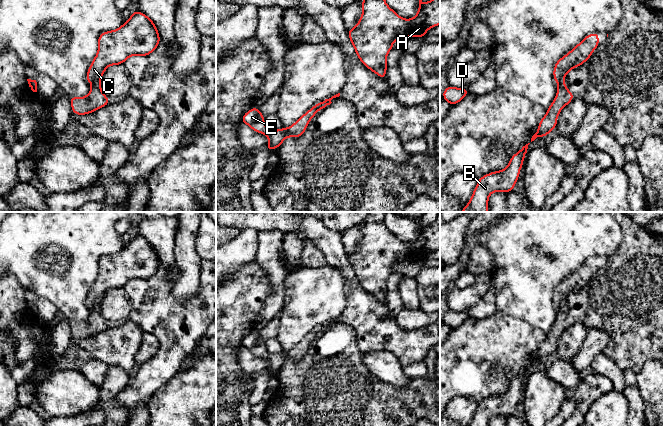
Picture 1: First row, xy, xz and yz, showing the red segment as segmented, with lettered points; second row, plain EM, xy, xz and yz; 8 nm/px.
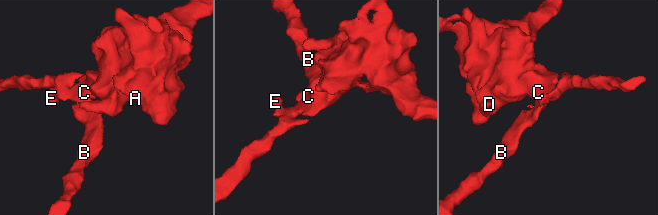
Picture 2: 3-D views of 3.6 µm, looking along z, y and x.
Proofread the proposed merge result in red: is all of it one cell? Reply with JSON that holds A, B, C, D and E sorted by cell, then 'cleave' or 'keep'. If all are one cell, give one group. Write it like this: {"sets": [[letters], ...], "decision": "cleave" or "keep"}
{"sets": [["A", "C", "D", "E"], ["B"]], "decision": "cleave"}

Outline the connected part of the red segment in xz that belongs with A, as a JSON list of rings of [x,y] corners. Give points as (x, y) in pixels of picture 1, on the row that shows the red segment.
[[[363,0],[361,8],[362,16],[353,29],[347,29],[348,37],[363,65],[382,79],[386,79],[386,57],[397,39],[408,36],[424,39],[430,28],[440,24],[440,0],[431,0],[427,3],[419,0],[418,13],[412,19],[400,17],[385,0]]]

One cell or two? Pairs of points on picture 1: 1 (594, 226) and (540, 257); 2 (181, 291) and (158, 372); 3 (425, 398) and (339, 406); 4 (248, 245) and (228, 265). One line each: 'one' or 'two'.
1: one
2: two
3: one
4: one

